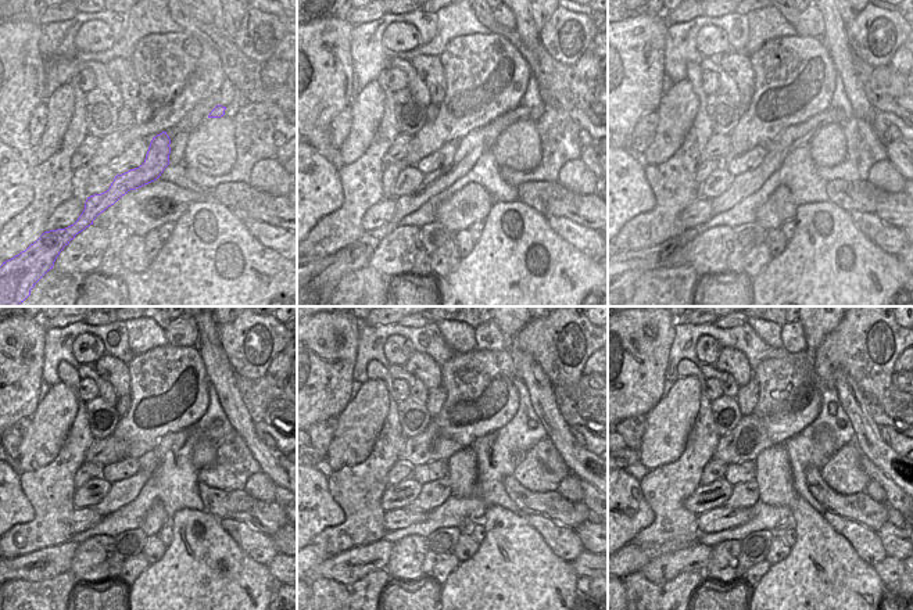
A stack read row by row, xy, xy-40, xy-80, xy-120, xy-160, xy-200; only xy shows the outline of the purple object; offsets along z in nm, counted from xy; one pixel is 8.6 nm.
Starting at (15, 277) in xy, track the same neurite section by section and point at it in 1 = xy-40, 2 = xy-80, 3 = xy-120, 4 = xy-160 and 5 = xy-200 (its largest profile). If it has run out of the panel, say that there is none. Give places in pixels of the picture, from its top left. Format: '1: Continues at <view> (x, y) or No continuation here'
1: Continues at xy-40 (330, 269)
2: Continues at xy-80 (744, 185)
3: Continues at xy-120 (125, 491)
4: Continues at xy-160 (434, 494)
5: Continues at xy-200 (744, 495)

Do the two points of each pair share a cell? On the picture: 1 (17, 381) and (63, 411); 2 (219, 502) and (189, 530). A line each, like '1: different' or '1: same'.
1: different
2: different

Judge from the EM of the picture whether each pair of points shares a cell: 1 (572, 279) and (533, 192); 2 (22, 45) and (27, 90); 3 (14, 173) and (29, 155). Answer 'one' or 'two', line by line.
1: two
2: one
3: two

